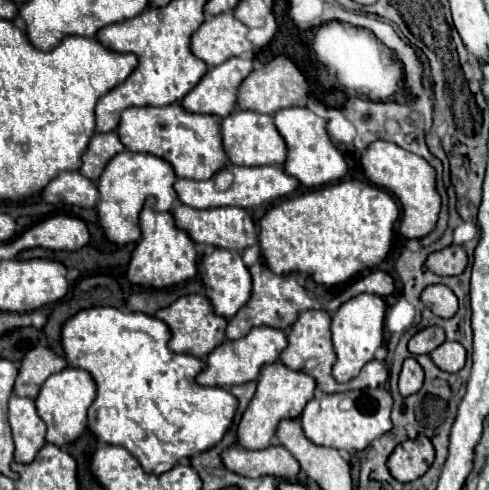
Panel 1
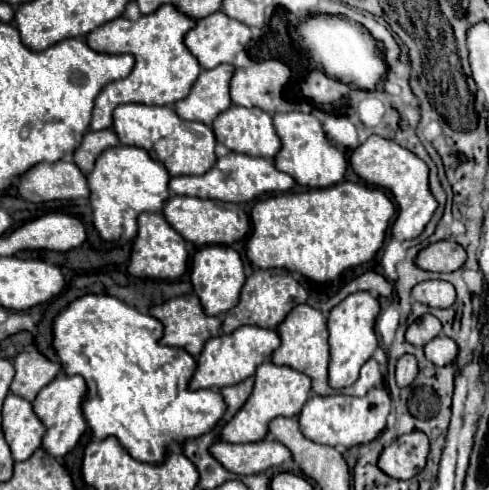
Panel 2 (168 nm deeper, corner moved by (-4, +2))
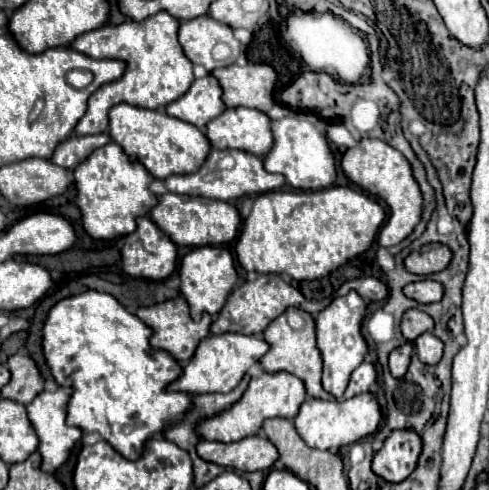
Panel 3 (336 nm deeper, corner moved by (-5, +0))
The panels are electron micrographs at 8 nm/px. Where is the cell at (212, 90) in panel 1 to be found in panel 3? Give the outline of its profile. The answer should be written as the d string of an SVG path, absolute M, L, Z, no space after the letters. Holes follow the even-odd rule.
M211 74L205 78L199 78L191 84L191 88L175 102L167 106L167 114L179 120L185 120L199 130L205 130L205 126L217 118L225 110L223 102L223 90Z

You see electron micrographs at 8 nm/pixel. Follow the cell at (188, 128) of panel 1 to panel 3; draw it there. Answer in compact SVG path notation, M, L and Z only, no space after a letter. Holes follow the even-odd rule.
M117 104L109 110L109 136L127 156L137 158L159 180L165 180L169 174L191 174L193 170L199 170L211 150L207 136L197 126L165 112L131 104Z

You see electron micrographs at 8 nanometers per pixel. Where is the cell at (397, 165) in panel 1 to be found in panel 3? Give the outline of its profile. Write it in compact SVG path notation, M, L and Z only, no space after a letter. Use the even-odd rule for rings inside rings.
M363 138L355 148L349 148L343 154L341 168L357 186L381 196L389 204L391 216L387 218L385 226L379 232L379 238L377 238L379 246L397 246L399 242L403 242L419 224L423 214L423 196L407 158L383 140Z

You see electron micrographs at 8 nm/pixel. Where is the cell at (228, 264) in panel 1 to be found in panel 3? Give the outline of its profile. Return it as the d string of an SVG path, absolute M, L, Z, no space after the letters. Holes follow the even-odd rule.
M223 246L194 247L181 260L179 278L181 278L181 292L191 306L191 316L195 320L201 320L203 312L215 316L215 314L219 314L221 306L225 304L227 296L231 294L231 290L237 282L234 255L231 250Z

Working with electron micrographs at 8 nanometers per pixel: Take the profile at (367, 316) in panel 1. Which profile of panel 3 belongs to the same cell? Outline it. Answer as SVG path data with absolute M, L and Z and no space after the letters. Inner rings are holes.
M349 292L347 296L339 296L335 298L323 312L319 312L319 316L315 318L317 324L317 346L323 354L323 388L333 394L335 398L341 398L351 372L363 362L365 354L369 352L367 340L361 334L361 324L363 318L367 316L367 304L365 300L357 294L357 292Z

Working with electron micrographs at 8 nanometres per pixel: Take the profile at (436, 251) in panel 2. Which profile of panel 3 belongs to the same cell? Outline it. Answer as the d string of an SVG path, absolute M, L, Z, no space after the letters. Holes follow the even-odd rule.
M425 244L421 250L411 252L405 258L405 268L413 274L427 276L427 274L435 274L435 272L445 270L449 266L451 258L453 258L453 252L449 250L449 246L445 246L445 244Z

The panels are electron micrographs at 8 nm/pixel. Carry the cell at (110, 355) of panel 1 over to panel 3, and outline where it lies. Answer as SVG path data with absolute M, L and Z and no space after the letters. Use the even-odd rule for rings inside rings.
M87 290L79 296L69 296L57 302L49 310L43 328L43 354L57 384L71 386L75 390L69 400L67 424L77 426L83 432L97 432L127 460L141 458L145 454L145 444L155 434L161 434L167 426L181 422L193 408L191 396L167 390L167 386L181 376L183 368L169 352L151 348L151 334L153 330L143 320L127 312L111 294L97 290Z

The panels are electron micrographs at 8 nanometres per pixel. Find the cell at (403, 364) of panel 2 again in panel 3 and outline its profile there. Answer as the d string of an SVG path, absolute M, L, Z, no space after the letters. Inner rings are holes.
M407 342L399 348L395 348L391 354L389 354L389 370L393 374L393 378L403 378L409 364L411 364L411 354L413 354L413 346Z

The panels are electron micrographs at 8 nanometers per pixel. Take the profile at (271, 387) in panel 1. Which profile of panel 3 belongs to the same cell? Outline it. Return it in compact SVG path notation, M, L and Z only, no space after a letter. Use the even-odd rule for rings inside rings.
M263 372L261 376L251 378L245 394L231 408L227 408L225 412L221 412L221 414L217 414L209 420L203 420L197 426L197 432L205 440L217 440L217 442L227 442L227 444L229 442L239 442L247 436L259 434L259 430L263 426L263 420L267 420L267 418L275 418L275 416L295 418L303 400L305 400L305 396L307 396L305 384L297 376L293 376L289 372L275 372L275 374Z

